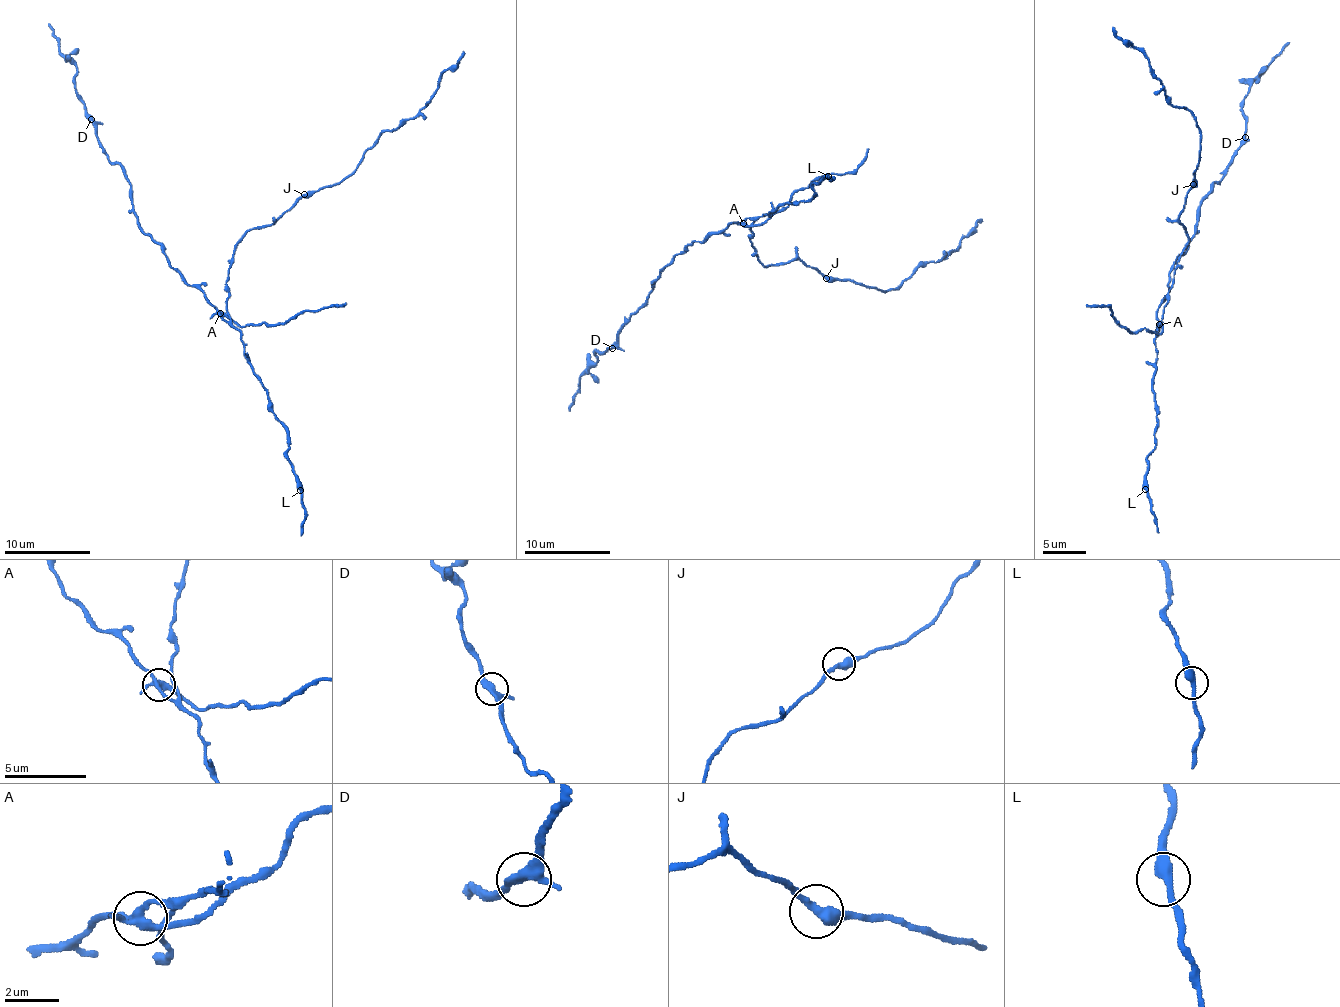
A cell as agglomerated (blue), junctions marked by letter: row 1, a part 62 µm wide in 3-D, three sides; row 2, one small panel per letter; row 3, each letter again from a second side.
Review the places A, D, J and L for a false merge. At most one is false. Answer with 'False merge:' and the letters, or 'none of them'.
False merge: A

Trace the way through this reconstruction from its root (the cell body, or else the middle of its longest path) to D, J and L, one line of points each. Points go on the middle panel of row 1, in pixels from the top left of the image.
D: (750, 228), (737, 222), (728, 224), (678, 253), (655, 278), (648, 298), (619, 331), (612, 348)
J: (750, 228), (752, 247), (764, 265), (802, 261), (826, 278)
L: (750, 228), (778, 205), (809, 200), (814, 195), (814, 183), (828, 176)

